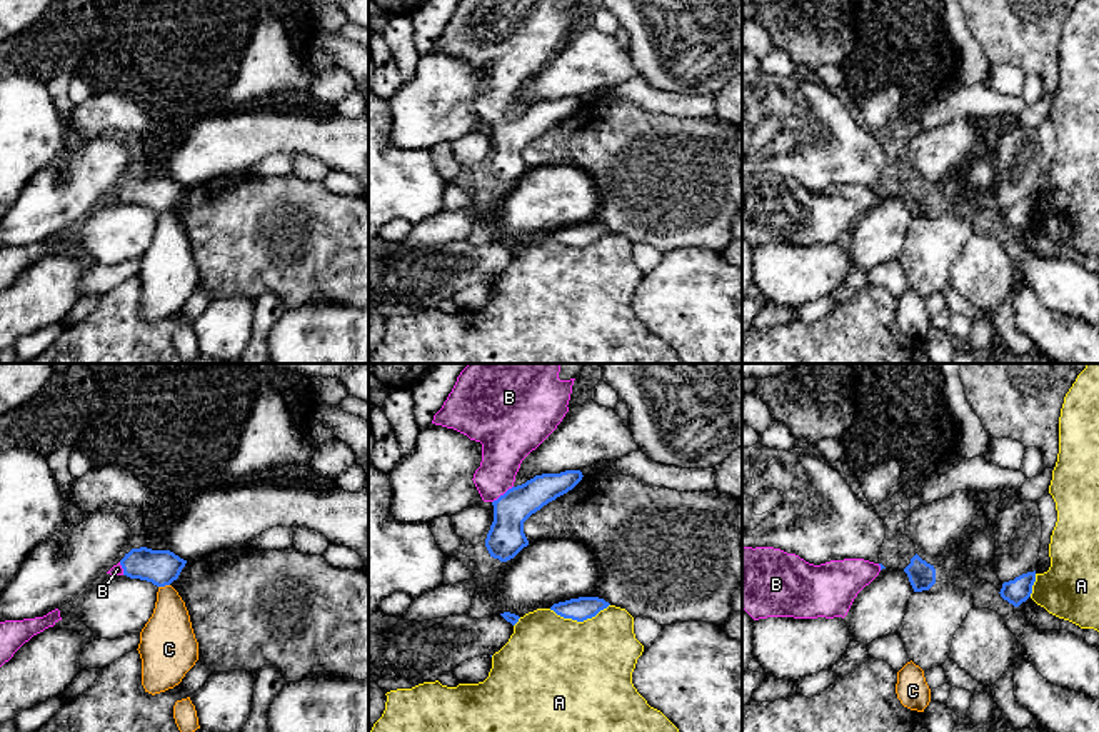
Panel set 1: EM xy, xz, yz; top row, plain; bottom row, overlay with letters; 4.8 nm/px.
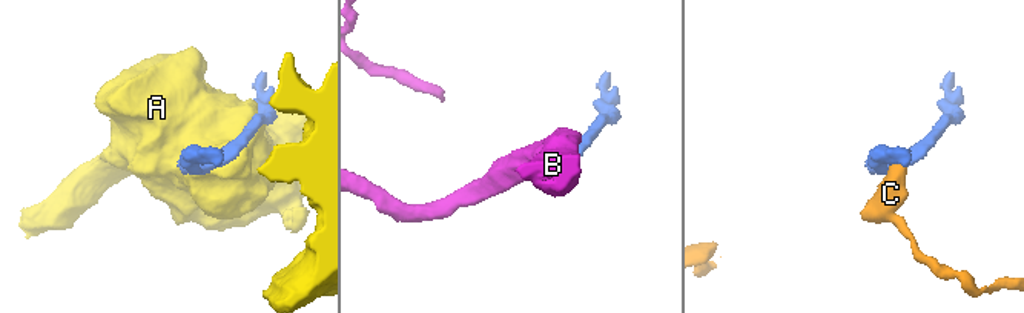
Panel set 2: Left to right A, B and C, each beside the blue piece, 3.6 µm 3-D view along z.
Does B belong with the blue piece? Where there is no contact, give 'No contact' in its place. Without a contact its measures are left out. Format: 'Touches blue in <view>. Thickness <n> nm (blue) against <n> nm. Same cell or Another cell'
Touches blue in xz. Thickness 180 nm (blue) against 240 nm. Same cell

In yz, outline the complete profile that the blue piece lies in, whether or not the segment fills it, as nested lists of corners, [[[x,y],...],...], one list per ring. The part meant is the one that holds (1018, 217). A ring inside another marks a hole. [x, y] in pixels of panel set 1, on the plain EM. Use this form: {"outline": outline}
{"outline": [[[1036,197],[1022,200],[1014,207],[1004,208],[999,220],[1009,230],[1019,233],[1031,223],[1034,208],[1036,208]]]}

